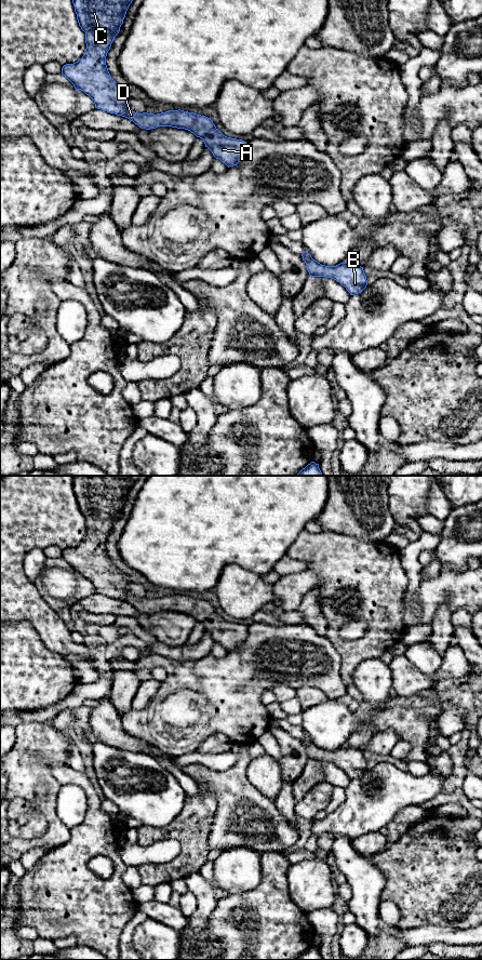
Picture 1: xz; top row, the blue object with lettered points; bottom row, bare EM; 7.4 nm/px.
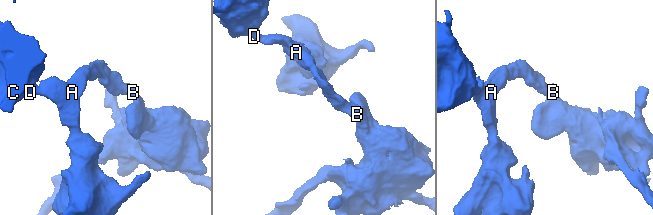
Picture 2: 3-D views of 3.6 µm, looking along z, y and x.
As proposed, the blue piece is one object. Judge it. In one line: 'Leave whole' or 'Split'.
Leave whole

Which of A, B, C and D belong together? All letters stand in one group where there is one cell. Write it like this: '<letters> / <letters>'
A B C D

